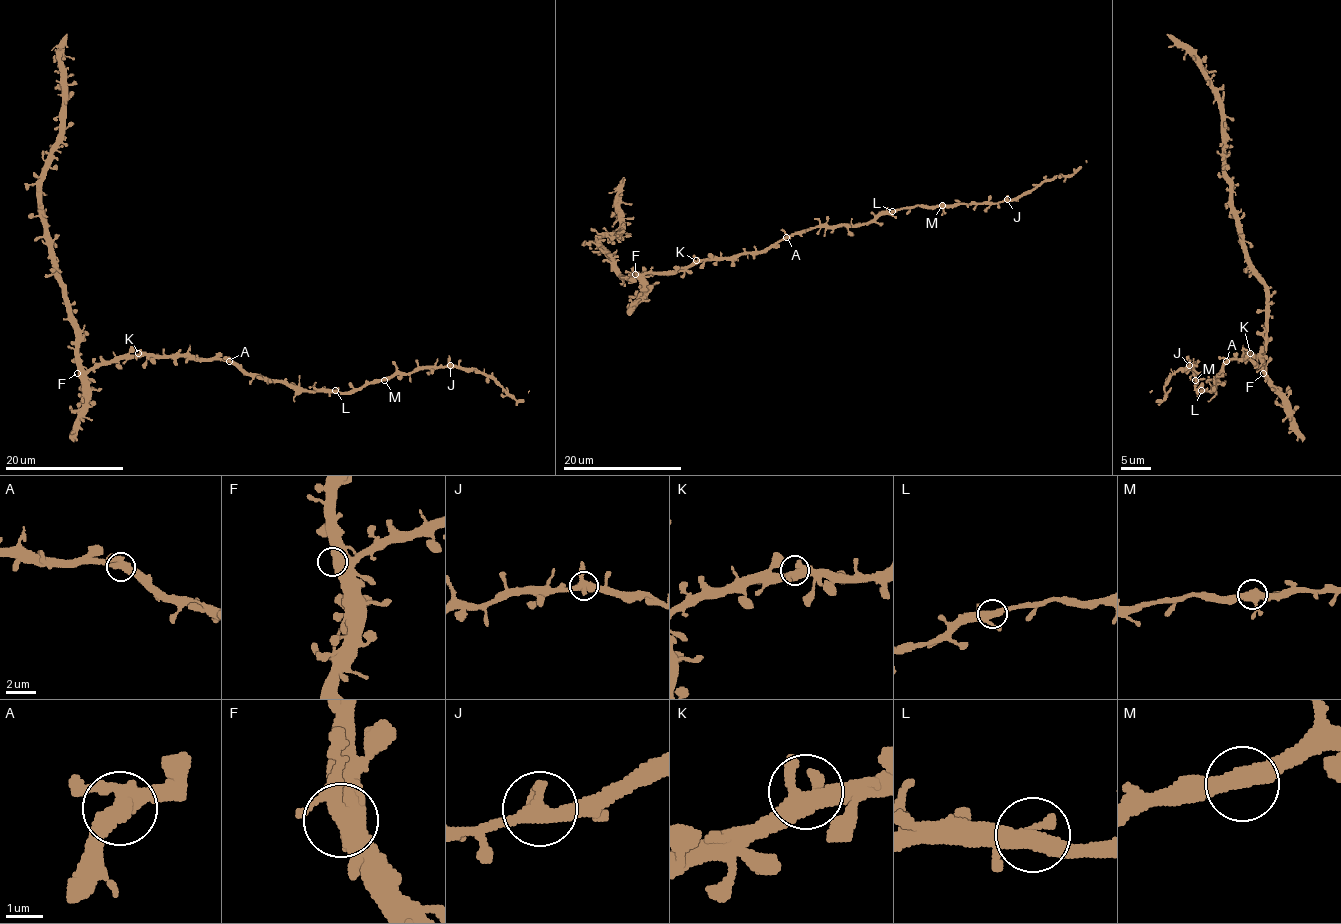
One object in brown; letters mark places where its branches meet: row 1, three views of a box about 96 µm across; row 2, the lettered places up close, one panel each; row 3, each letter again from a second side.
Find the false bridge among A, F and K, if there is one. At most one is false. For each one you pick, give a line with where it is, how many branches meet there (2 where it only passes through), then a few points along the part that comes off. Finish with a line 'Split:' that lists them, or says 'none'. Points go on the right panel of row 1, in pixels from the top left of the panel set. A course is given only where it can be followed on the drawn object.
Split: none

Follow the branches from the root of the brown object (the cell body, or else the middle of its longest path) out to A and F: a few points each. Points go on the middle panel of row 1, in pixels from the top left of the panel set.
A: (699, 263), (761, 253), (787, 236)
F: (699, 263), (666, 272), (635, 274)

